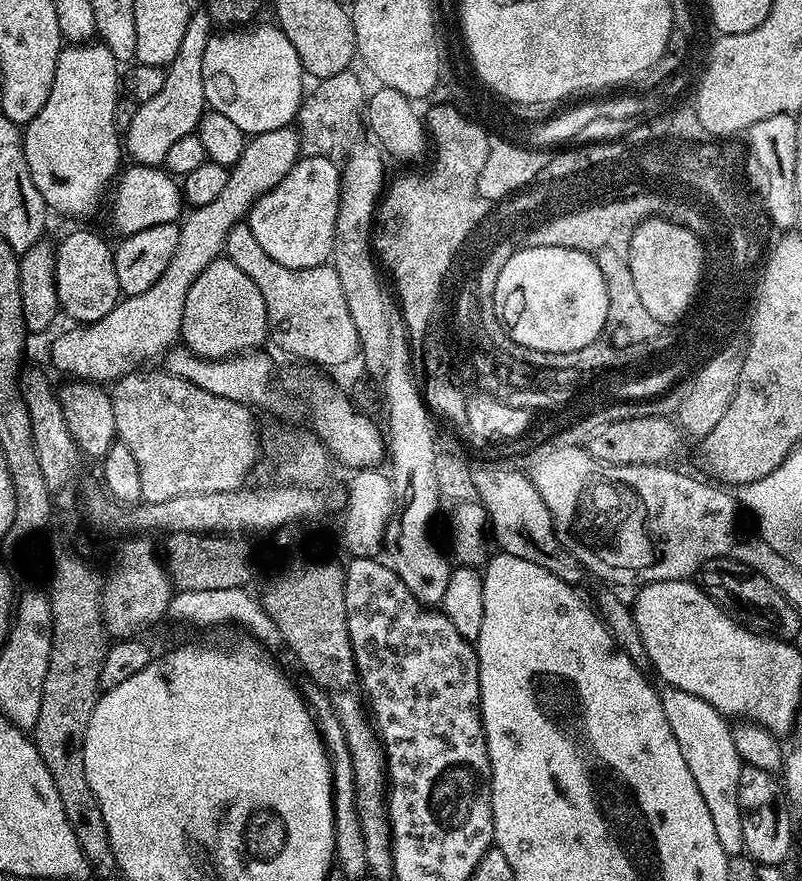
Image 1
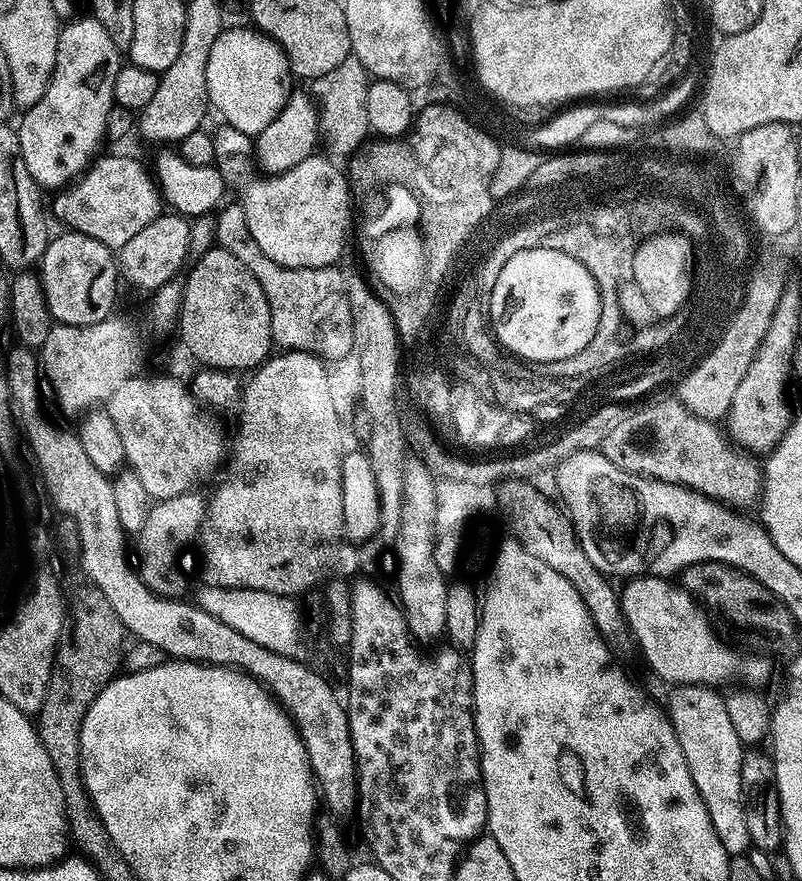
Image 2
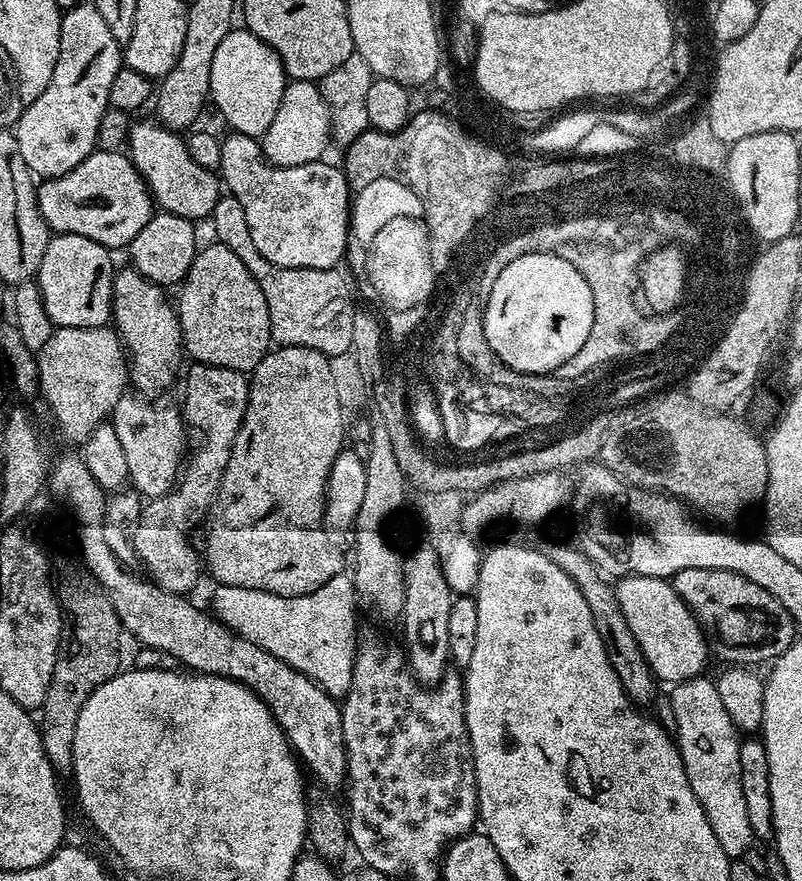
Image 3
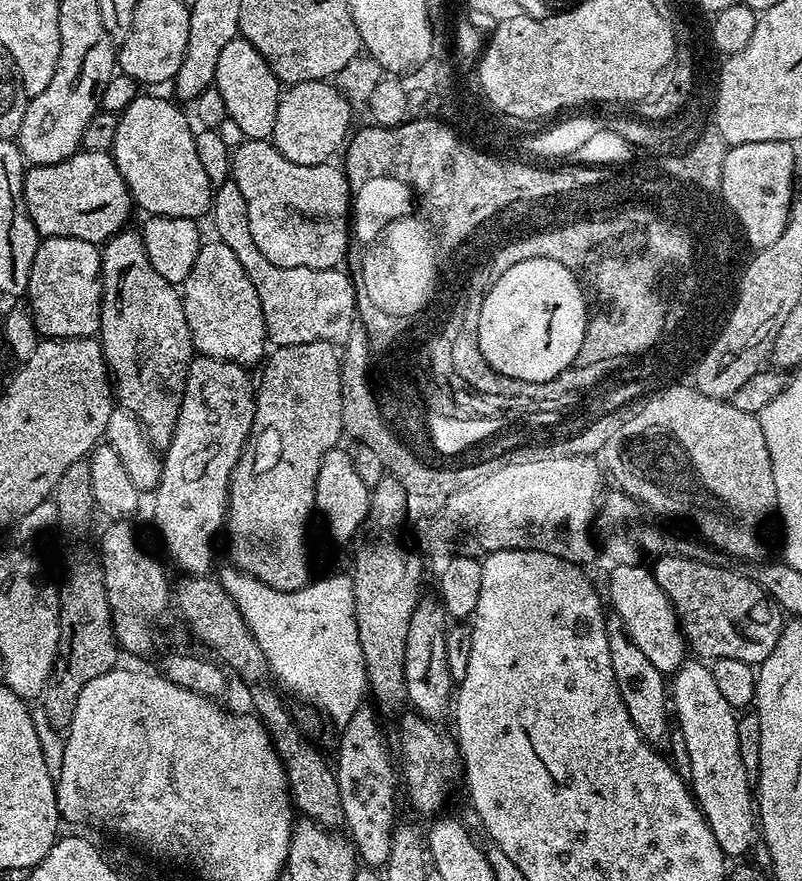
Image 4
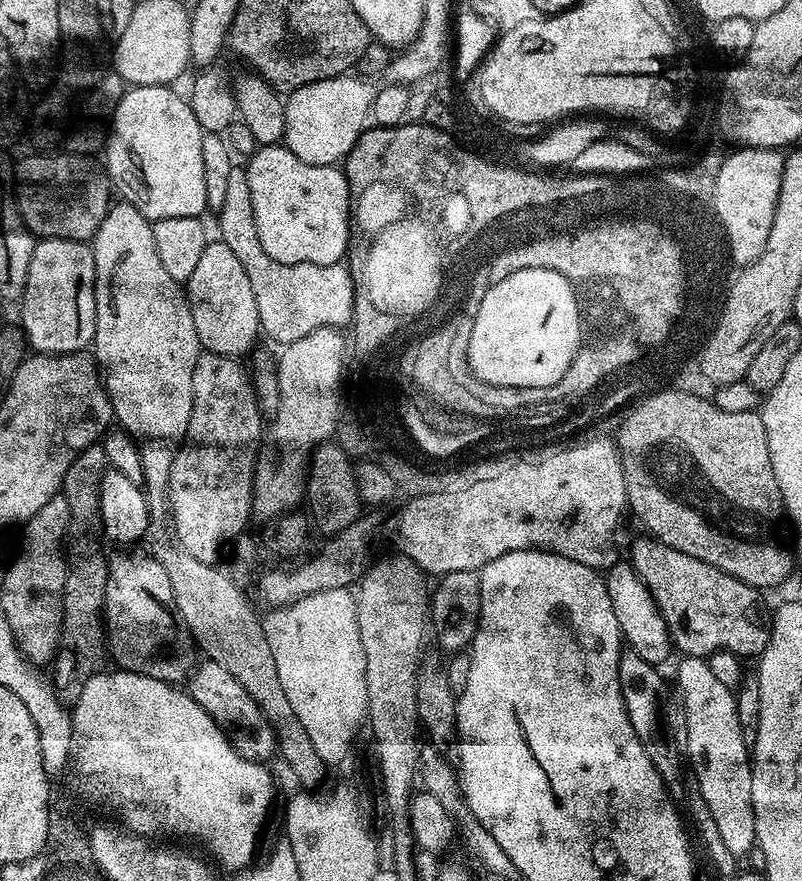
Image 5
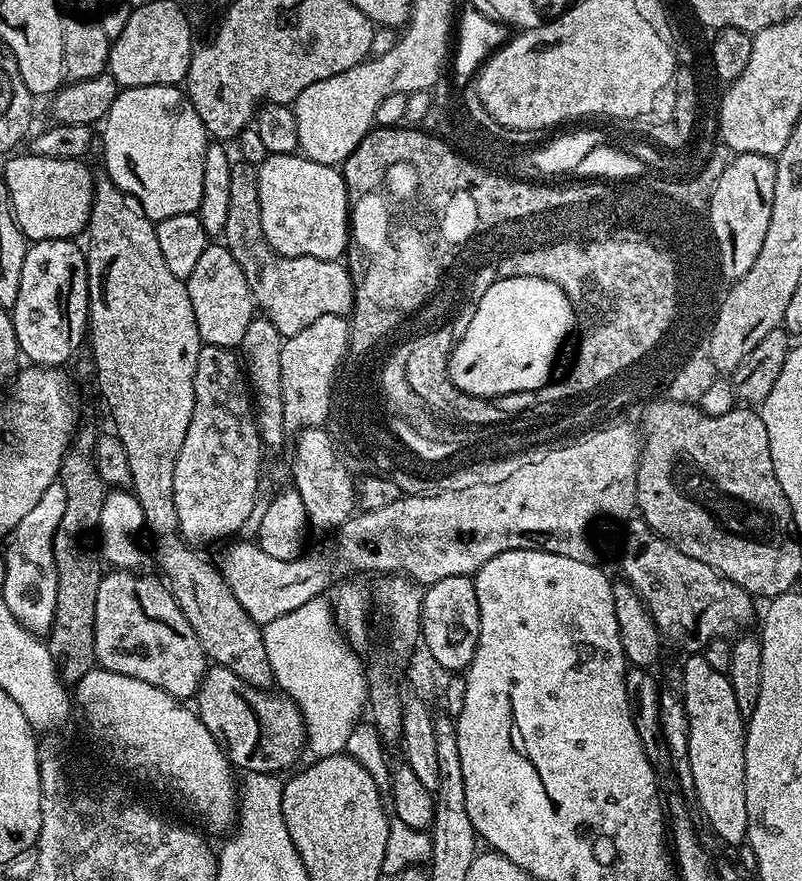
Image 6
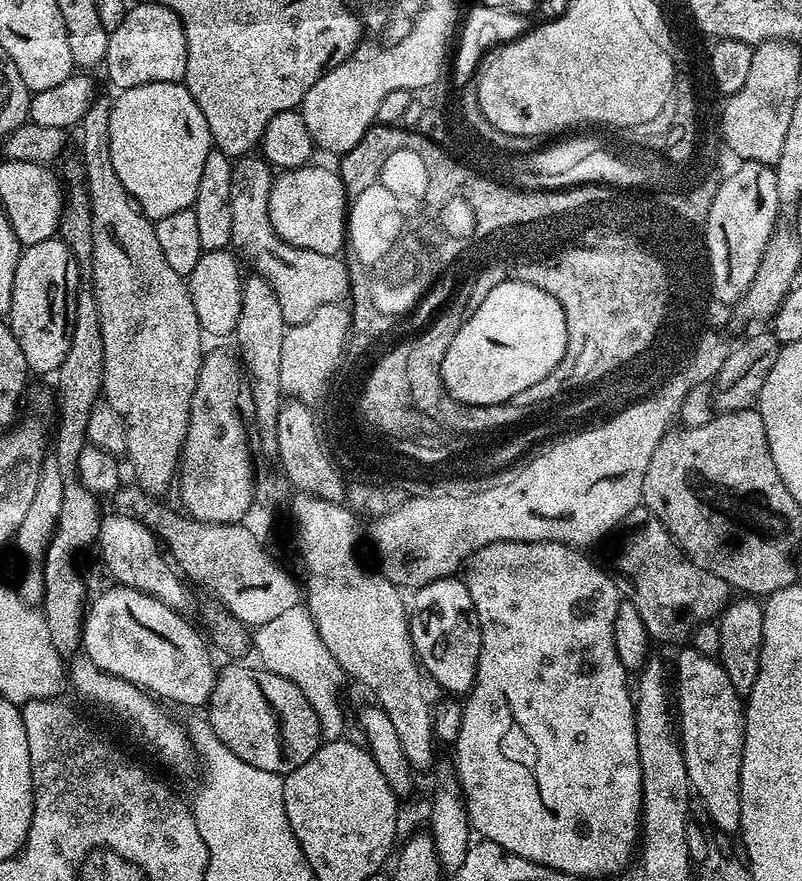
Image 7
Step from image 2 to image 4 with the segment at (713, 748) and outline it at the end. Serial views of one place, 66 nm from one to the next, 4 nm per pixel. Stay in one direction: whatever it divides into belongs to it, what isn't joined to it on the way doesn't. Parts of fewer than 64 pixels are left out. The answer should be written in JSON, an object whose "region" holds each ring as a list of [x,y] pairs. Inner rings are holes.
{"region":[[[696,658],[681,664],[671,677],[670,704],[674,709],[675,723],[676,720],[680,723],[680,736],[684,739],[684,752],[688,755],[688,768],[692,771],[690,787],[696,803],[703,810],[706,822],[714,838],[718,838],[718,846],[723,850],[725,857],[744,856],[758,844],[758,812],[754,807],[753,781],[746,766],[742,766],[742,758],[738,754],[737,713],[718,691],[718,682],[714,682],[711,667]]]}

